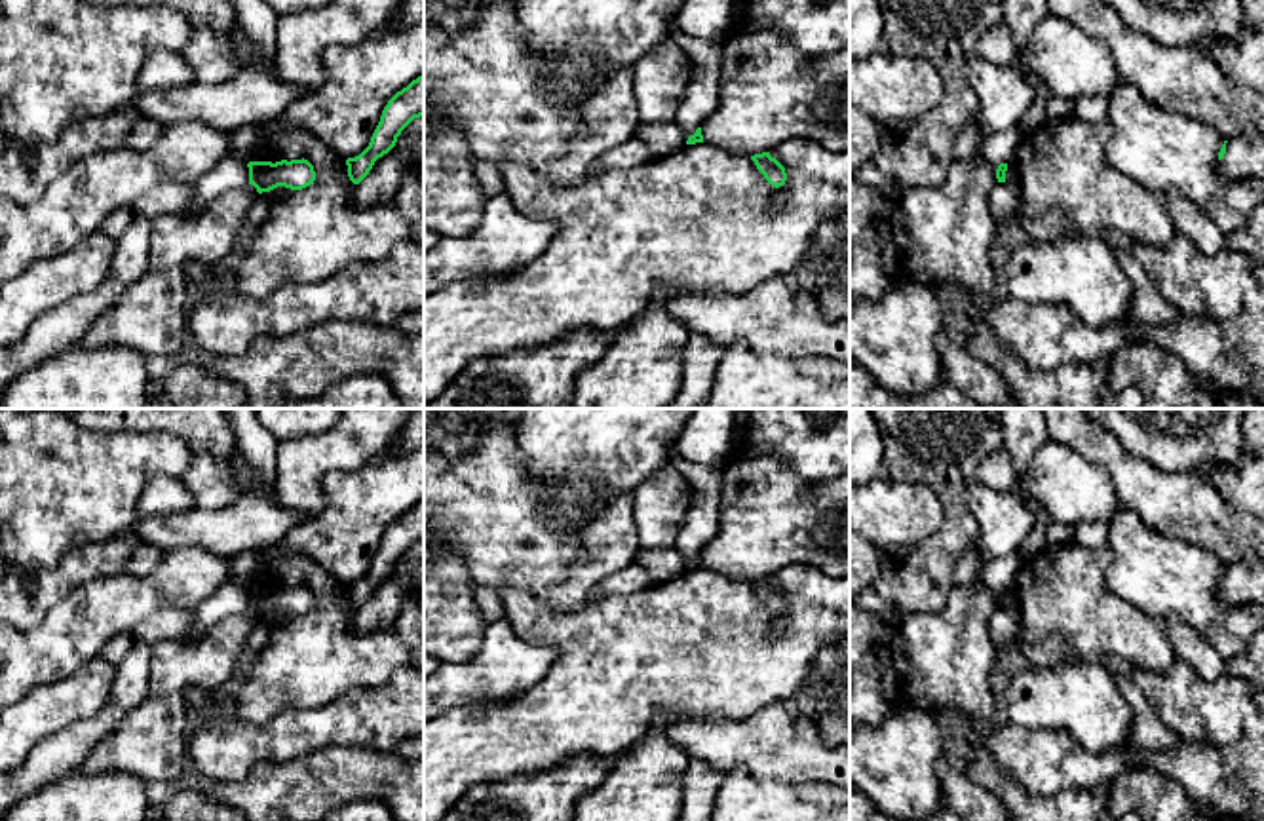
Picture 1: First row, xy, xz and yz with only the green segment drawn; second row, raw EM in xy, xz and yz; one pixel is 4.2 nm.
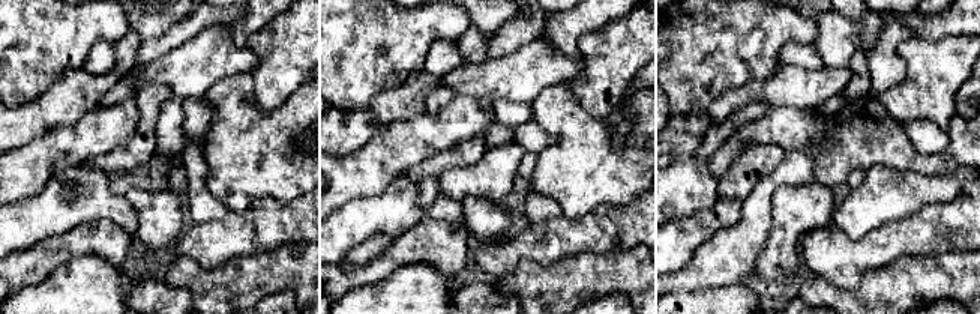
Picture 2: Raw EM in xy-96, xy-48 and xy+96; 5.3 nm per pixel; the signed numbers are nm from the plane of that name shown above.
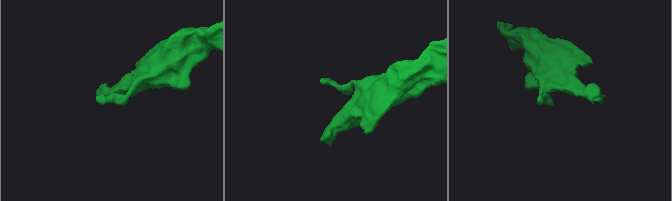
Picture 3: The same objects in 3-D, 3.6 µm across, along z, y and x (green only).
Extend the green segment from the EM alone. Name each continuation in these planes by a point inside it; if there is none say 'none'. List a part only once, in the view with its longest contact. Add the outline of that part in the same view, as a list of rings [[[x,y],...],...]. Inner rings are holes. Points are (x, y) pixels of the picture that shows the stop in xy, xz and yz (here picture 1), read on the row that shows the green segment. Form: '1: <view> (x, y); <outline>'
1: yz (1244, 160); [[[1243,133],[1226,143],[1218,160],[1218,173],[1226,181],[1258,181],[1264,184],[1264,135]]]

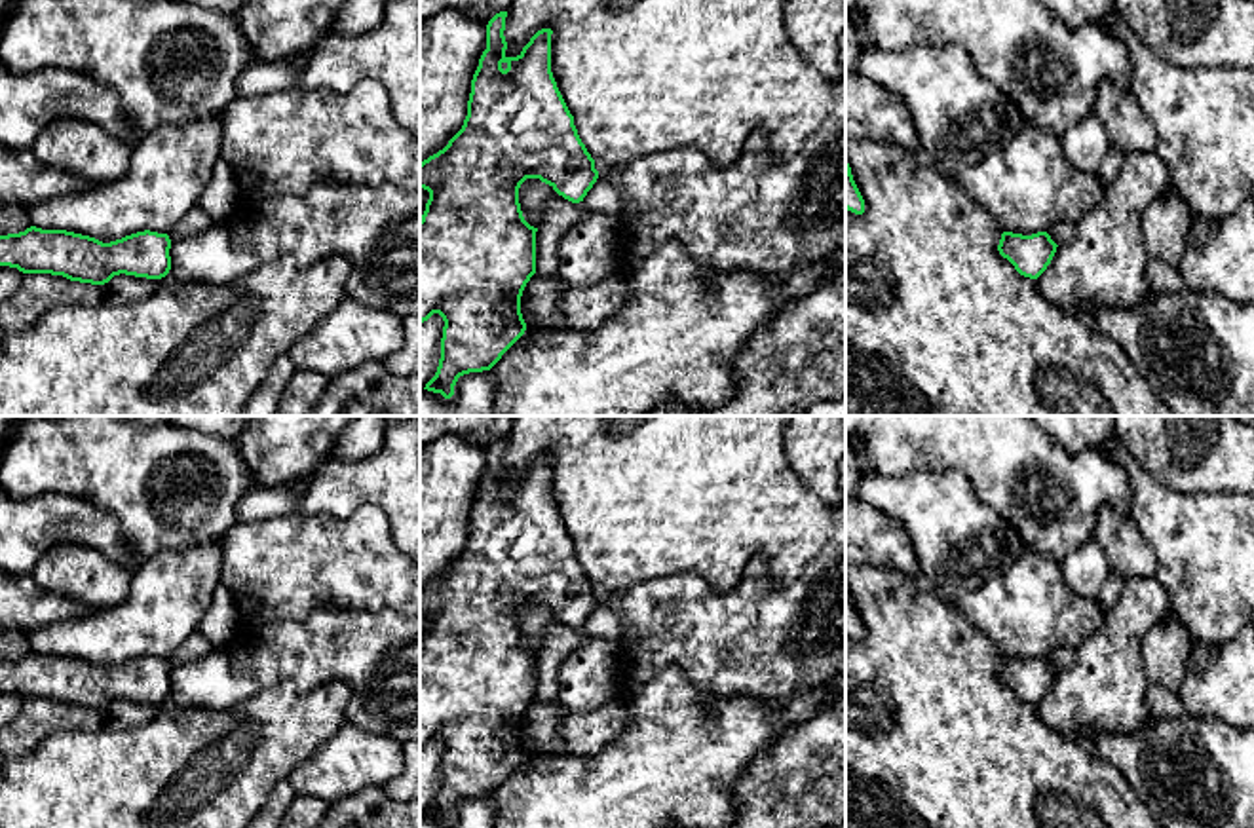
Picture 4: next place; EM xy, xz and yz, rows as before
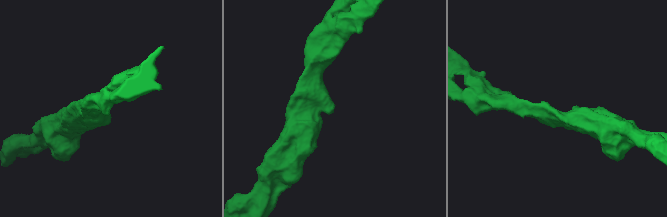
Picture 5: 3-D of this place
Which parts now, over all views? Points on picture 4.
none

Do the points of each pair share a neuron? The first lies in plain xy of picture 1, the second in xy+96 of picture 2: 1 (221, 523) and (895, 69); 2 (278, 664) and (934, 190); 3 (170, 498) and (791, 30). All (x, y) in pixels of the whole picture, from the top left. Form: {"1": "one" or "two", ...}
{"1": "two", "2": "one", "3": "two"}

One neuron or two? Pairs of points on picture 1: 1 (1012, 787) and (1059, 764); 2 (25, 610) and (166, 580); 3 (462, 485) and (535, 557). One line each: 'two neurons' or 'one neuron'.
1: two neurons
2: two neurons
3: one neuron

